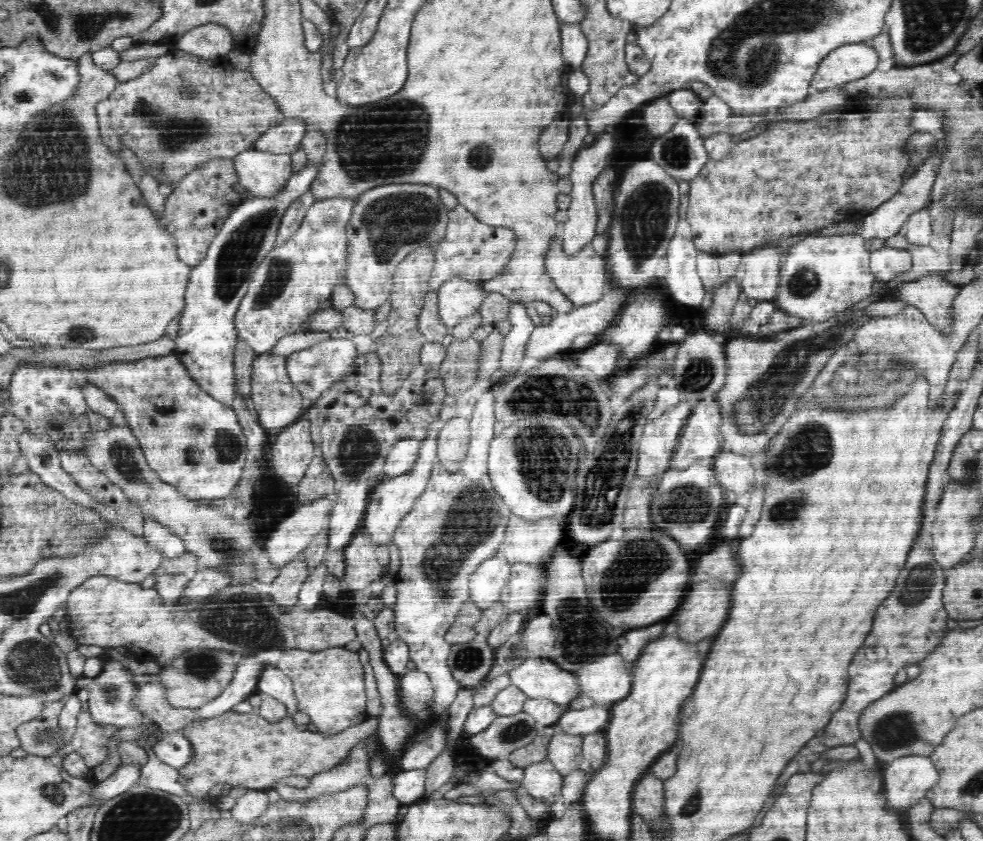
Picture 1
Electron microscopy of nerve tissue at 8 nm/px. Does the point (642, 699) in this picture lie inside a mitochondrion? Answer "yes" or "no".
no

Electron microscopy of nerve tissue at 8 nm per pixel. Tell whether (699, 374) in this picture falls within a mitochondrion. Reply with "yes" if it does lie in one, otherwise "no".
yes

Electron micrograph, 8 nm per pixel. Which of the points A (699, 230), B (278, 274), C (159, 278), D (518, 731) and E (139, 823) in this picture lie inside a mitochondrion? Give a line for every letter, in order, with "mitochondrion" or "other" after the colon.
A: other
B: mitochondrion
C: other
D: mitochondrion
E: mitochondrion

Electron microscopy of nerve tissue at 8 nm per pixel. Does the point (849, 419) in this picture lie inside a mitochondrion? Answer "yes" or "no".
yes

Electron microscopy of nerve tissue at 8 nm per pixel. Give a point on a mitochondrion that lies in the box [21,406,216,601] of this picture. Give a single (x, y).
(123, 458)

